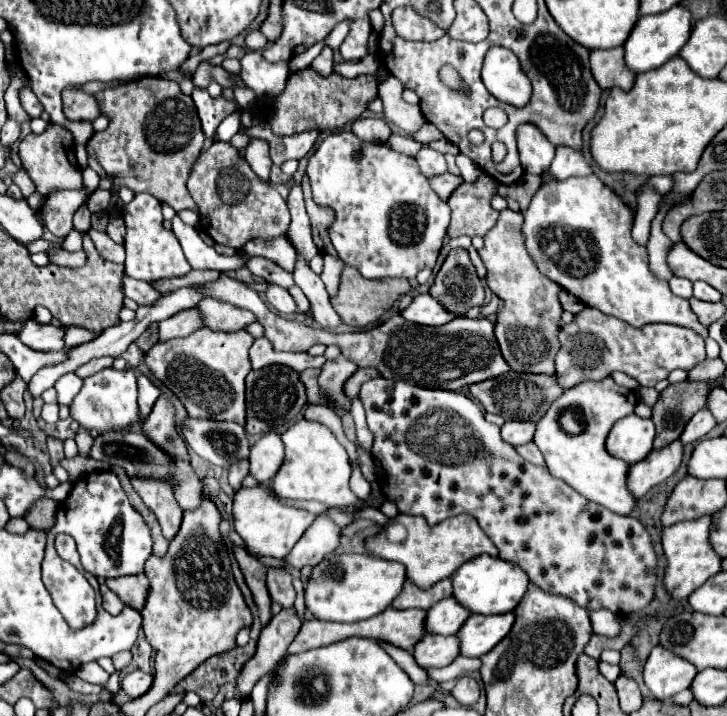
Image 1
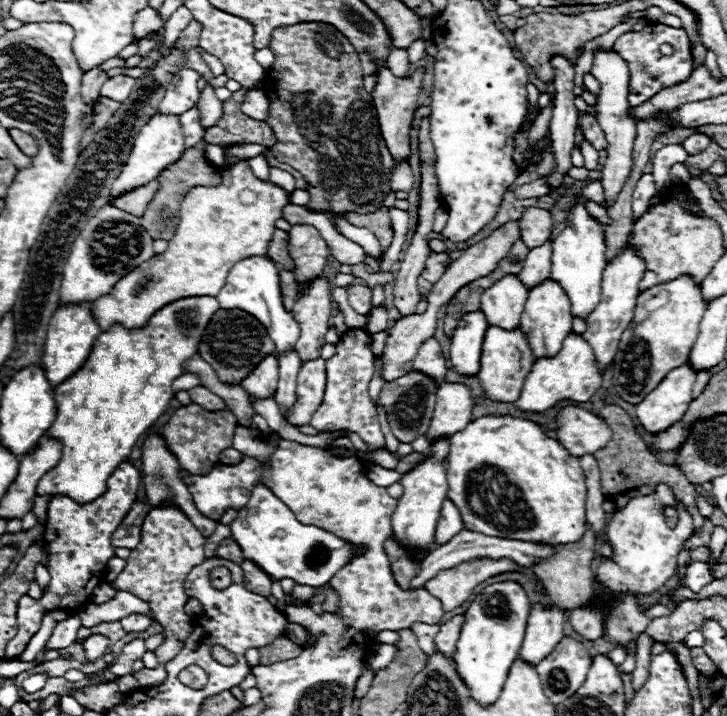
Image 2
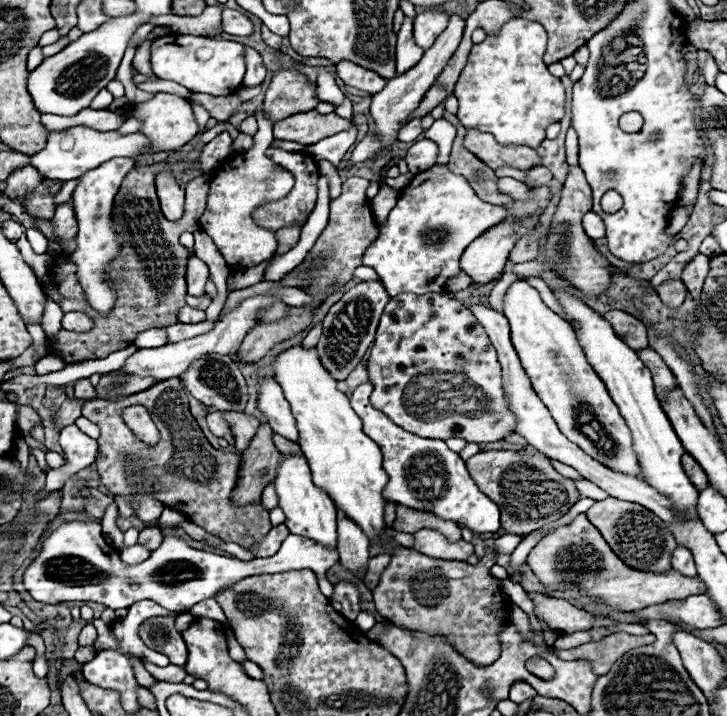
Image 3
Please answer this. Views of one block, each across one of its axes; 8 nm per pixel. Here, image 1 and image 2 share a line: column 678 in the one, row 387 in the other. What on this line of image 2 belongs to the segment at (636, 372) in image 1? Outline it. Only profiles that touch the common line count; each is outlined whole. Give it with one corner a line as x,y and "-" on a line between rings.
350,328
340,340
336,348
336,356
326,360
326,394
316,410
310,426
318,432
334,432
334,430
352,430
360,434
360,438
372,450
384,450
384,434
380,432
378,412
368,396
368,384
374,376
374,356
370,352
370,334
360,328

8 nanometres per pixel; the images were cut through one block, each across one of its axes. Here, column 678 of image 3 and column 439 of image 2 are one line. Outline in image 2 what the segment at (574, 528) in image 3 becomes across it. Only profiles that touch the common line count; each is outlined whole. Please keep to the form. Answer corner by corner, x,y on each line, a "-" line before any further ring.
474,558
468,562
462,562
450,570
442,570
436,578
426,582
426,590
438,598
444,606
444,610
454,610
458,606
462,606
472,590
502,572
516,572
522,570
522,566
518,562
512,562
510,558
500,558
500,560
492,560
492,558

